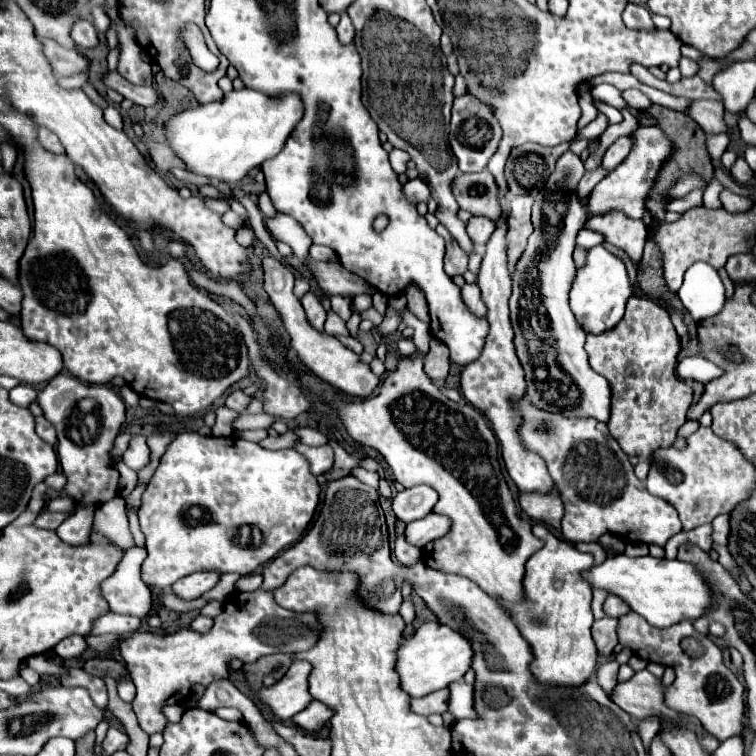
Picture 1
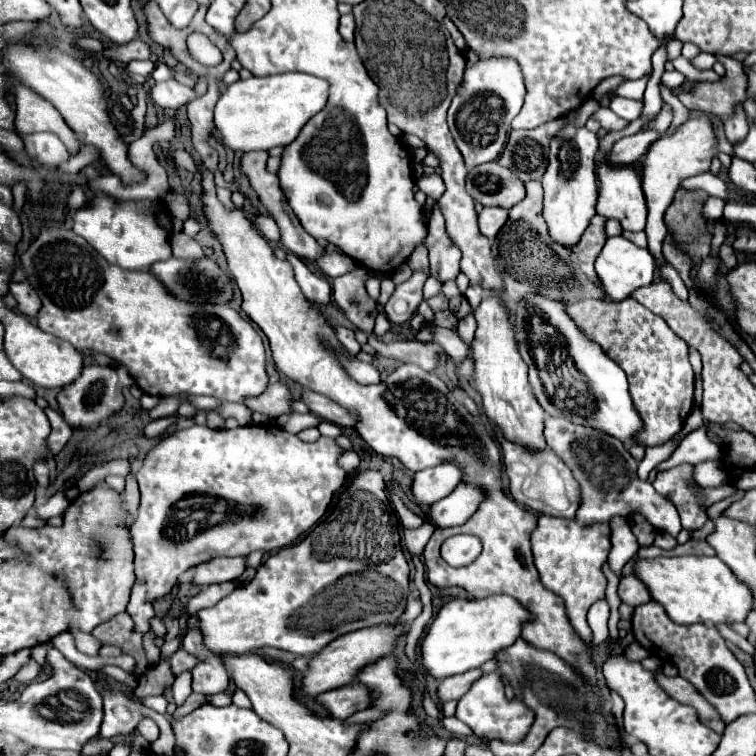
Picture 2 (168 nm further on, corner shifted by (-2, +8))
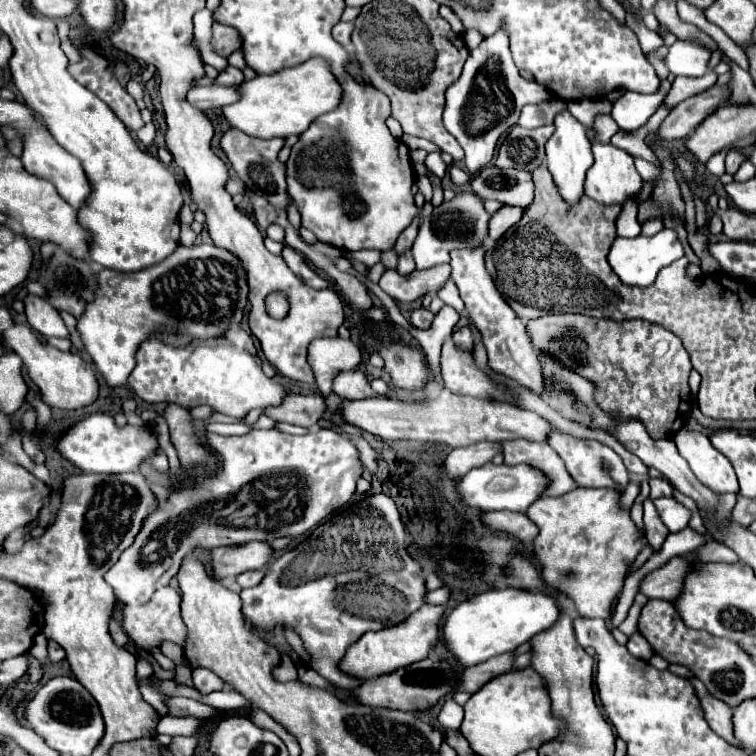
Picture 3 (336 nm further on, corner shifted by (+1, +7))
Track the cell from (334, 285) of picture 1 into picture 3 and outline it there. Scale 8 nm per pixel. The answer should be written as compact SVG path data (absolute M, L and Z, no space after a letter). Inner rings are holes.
M226 130L222 134L220 146L224 154L228 156L232 168L236 170L238 178L256 194L266 196L270 204L286 208L288 206L288 194L286 194L286 166L278 160L278 152L284 146L284 138L272 138L272 140L262 140L262 138L248 138L248 134L240 134L240 130Z

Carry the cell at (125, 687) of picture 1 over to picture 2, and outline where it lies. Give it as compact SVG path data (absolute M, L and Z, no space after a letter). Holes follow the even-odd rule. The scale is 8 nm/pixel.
M143 717L143 721L137 725L137 731L139 731L145 739L149 739L151 743L159 737L159 727L155 725L155 721L153 721L151 717Z

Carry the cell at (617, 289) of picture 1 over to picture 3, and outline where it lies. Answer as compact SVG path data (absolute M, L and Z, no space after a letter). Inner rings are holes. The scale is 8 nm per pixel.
M662 228L658 234L654 236L638 236L638 238L616 238L612 248L610 248L610 254L608 254L608 262L612 266L612 270L618 274L618 278L624 282L624 284L630 284L630 286L650 286L660 268L672 264L674 260L682 258L684 256L684 248L678 240L678 234L676 230L672 228Z

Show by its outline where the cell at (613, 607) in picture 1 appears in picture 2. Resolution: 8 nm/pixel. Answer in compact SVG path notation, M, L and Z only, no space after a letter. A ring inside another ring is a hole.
M627 575L621 579L619 583L619 599L631 607L637 607L637 605L643 605L647 601L651 601L651 595L647 591L647 587L643 587L643 583L635 577L635 575Z

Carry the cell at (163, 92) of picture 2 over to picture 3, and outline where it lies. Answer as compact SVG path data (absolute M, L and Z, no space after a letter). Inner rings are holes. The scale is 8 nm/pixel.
M196 86L188 92L188 102L200 110L214 110L228 106L232 102L240 100L240 88L238 86Z

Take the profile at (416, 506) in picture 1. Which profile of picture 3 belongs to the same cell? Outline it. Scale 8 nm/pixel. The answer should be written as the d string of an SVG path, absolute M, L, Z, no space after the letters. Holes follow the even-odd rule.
M478 442L468 448L454 448L448 454L448 460L444 462L444 472L448 480L454 480L458 476L468 474L468 470L482 466L484 462L490 462L500 450L500 442Z

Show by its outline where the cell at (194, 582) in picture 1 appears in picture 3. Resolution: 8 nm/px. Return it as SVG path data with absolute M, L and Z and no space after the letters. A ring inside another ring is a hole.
M246 542L244 546L220 546L212 552L216 578L238 576L246 570L262 570L272 556L268 542Z

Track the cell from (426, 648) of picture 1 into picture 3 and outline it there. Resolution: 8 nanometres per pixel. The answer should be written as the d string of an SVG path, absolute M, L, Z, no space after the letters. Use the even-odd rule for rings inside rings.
M494 588L486 590L450 612L444 622L444 640L448 648L458 658L462 668L476 666L492 656L504 652L514 652L520 644L528 642L532 636L544 632L544 628L554 626L560 616L560 606L554 596L538 590L524 588Z

